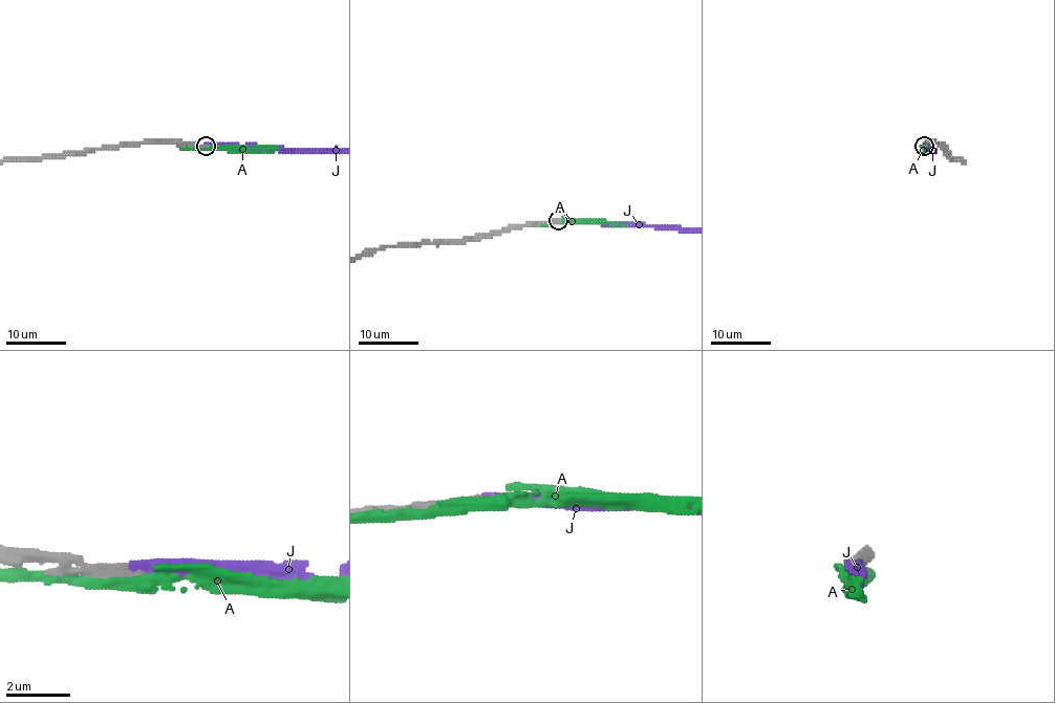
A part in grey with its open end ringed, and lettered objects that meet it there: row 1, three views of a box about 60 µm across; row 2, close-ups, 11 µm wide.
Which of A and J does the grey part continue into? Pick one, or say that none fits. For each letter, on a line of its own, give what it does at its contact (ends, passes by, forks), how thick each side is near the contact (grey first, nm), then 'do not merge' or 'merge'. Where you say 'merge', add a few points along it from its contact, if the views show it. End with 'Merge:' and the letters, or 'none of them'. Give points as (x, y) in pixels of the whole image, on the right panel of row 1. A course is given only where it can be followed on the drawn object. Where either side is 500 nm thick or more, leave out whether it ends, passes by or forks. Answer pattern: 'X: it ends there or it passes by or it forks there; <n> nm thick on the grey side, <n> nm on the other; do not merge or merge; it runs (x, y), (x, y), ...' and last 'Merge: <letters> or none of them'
A: it passes by; 400 nm thick on the grey side, 360 nm on the other; do not merge
J: it ends there; 340 nm thick on the grey side, 280 nm on the other; merge
Merge: J

